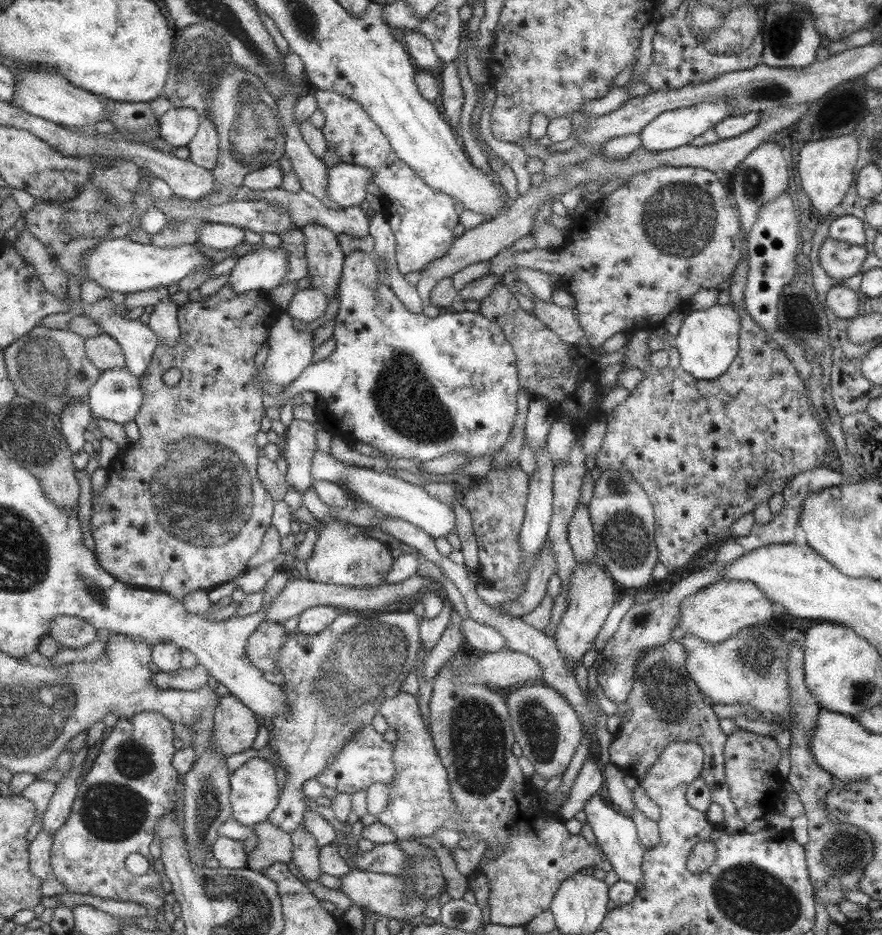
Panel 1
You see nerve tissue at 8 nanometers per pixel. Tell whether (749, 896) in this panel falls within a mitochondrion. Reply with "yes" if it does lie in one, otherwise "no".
yes

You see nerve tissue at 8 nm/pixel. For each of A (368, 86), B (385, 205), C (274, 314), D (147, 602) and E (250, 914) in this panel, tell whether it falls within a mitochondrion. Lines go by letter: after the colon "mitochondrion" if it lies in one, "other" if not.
A: other
B: other
C: other
D: other
E: mitochondrion

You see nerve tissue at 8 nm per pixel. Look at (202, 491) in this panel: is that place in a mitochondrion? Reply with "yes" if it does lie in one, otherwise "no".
yes

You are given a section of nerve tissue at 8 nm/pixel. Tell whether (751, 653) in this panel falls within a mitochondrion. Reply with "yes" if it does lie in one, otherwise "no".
yes

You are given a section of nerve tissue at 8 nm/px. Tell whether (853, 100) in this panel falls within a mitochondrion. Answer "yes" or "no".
no

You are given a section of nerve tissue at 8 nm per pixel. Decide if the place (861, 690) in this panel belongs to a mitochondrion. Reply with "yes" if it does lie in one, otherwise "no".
yes

